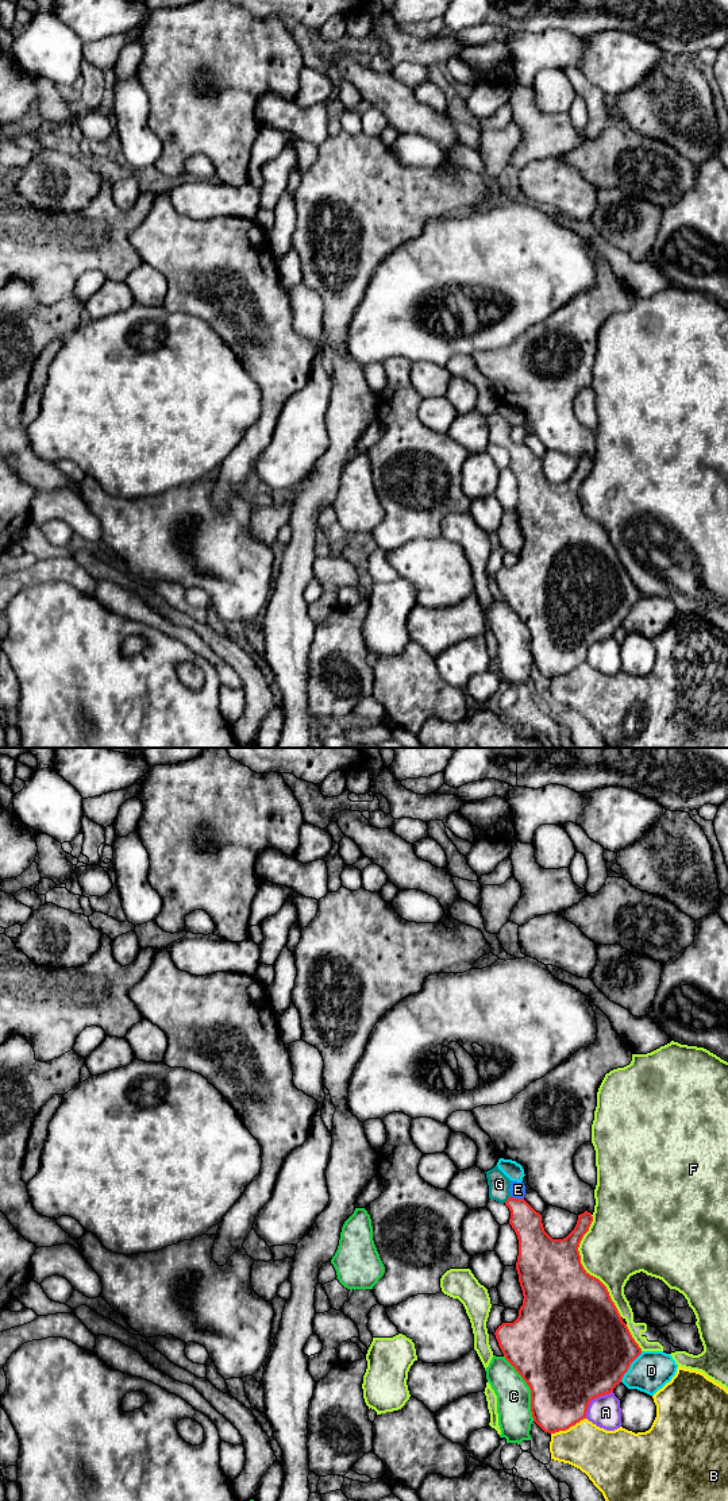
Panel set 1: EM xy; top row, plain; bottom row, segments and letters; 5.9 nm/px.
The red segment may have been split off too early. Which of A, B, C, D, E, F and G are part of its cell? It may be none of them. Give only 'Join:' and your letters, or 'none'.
Join: G

